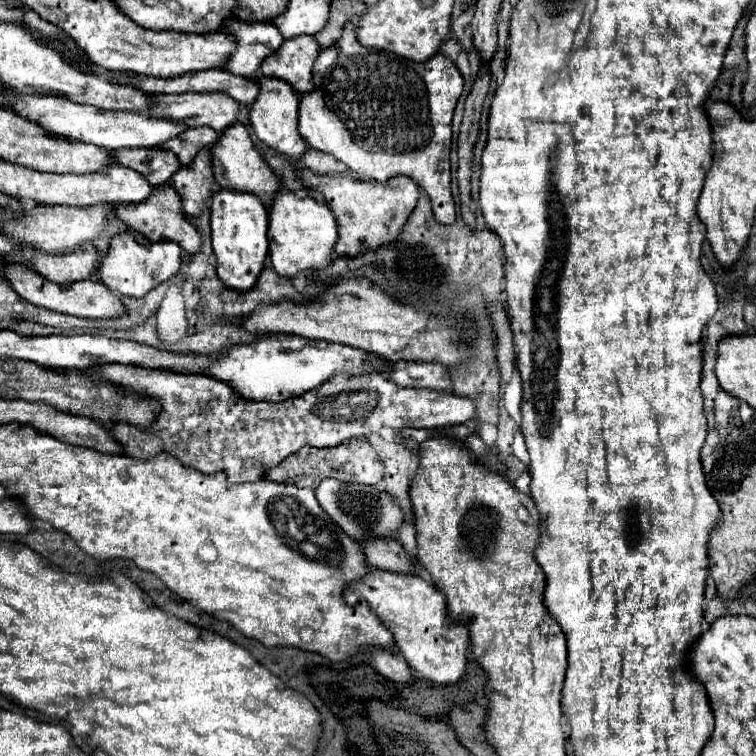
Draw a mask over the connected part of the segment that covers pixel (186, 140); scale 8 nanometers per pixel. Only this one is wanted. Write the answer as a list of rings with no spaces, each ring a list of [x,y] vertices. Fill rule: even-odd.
[[[190,127],[182,131],[182,135],[162,143],[160,149],[172,151],[178,157],[178,161],[184,165],[184,163],[190,163],[190,159],[194,159],[194,155],[202,147],[212,147],[216,139],[218,139],[218,133],[212,127]]]

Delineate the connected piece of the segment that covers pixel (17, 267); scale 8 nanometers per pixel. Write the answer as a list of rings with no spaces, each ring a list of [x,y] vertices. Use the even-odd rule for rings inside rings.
[[[12,259],[4,261],[4,275],[12,283],[14,291],[18,291],[18,295],[22,295],[22,299],[26,299],[38,307],[46,307],[46,309],[66,313],[66,315],[76,315],[76,317],[92,317],[92,319],[118,317],[124,313],[124,305],[118,299],[118,295],[114,295],[98,279],[82,279],[78,283],[58,285],[58,283],[52,283],[48,279],[42,279],[42,275],[38,275],[38,271],[32,271],[26,265],[12,261]]]

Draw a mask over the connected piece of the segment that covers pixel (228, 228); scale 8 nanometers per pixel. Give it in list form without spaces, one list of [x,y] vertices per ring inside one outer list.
[[[220,189],[212,195],[210,205],[210,227],[212,227],[212,247],[218,261],[218,277],[238,291],[246,291],[258,279],[264,259],[268,253],[268,209],[264,203],[246,191]]]

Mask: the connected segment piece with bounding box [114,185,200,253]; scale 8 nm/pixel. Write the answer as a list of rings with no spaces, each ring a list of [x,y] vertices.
[[[172,185],[154,187],[150,197],[142,203],[114,203],[114,215],[124,221],[130,229],[136,229],[138,233],[146,235],[150,241],[174,241],[178,243],[186,253],[196,253],[200,249],[200,233],[196,227],[188,221],[188,217],[182,213],[182,203],[178,193]]]

